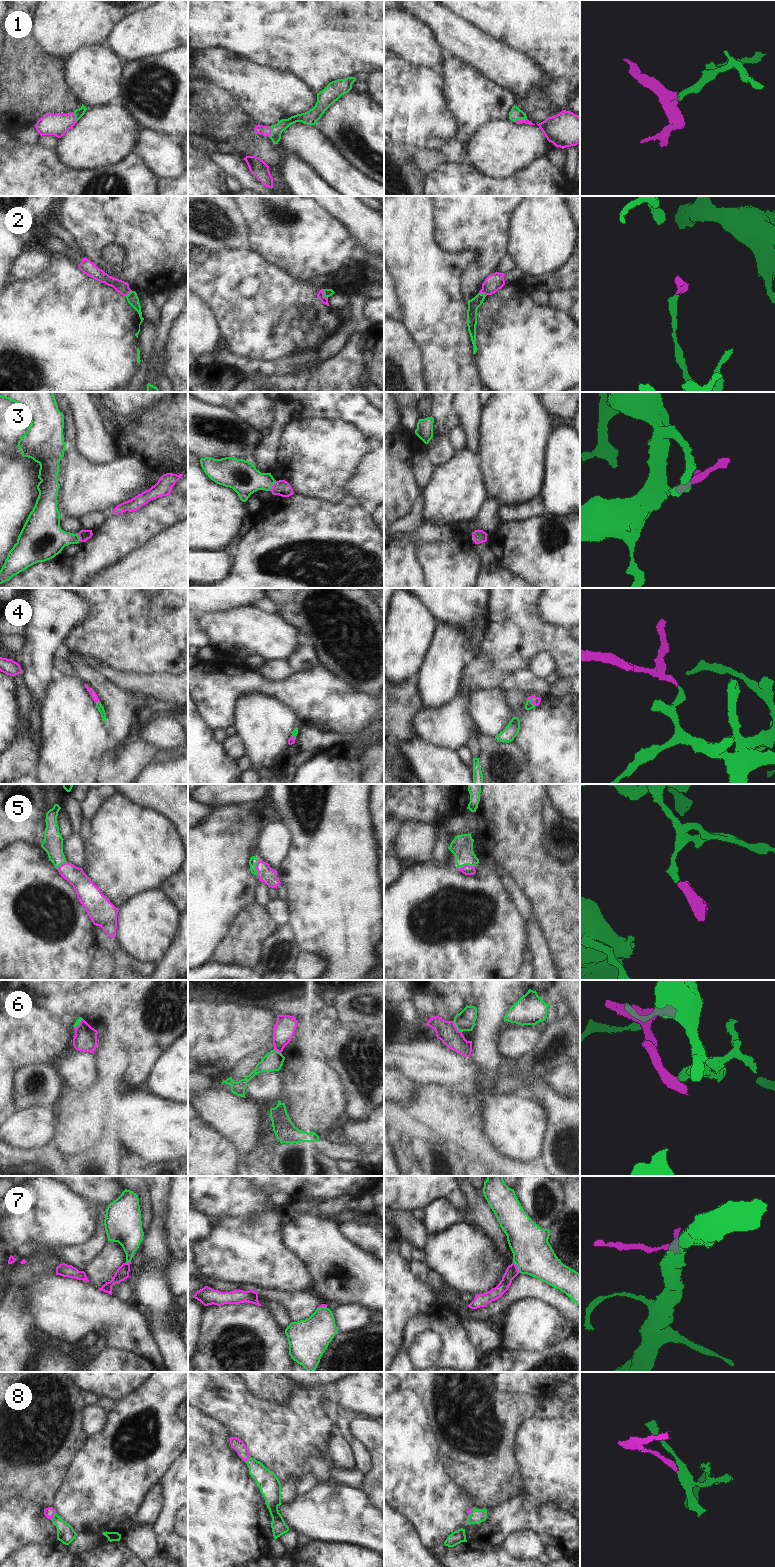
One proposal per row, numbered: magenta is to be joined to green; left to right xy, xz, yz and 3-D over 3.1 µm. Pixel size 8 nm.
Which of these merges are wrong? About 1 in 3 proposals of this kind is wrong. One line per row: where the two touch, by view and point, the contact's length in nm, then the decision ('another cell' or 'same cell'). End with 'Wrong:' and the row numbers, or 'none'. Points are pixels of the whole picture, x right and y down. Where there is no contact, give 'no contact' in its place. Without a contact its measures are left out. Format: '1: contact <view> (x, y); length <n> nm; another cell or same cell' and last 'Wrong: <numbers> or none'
1: contact yz (520, 119); length 110 nm; same cell
2: contact xz (324, 294); length 90 nm; another cell
3: contact xz (272, 485); length 100 nm; same cell
4: contact yz (531, 702); length 90 nm; same cell
5: contact xz (255, 868); length 130 nm; same cell
6: contact yz (456, 1027); length 120 nm; another cell
7: contact yz (517, 1267); length 110 nm; same cell
8: contact xy (53, 1516); length 80 nm; same cell
Wrong: 2, 6

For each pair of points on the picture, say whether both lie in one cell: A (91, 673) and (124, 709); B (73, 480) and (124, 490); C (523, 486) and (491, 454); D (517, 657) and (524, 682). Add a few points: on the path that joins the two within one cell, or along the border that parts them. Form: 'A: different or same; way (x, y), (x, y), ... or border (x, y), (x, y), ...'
A: same; way (97, 682), (115, 700)
B: same; way (86, 485), (111, 485)
C: same; way (515, 478), (499, 462)
D: different; border (529, 668), (518, 671), (512, 679)

